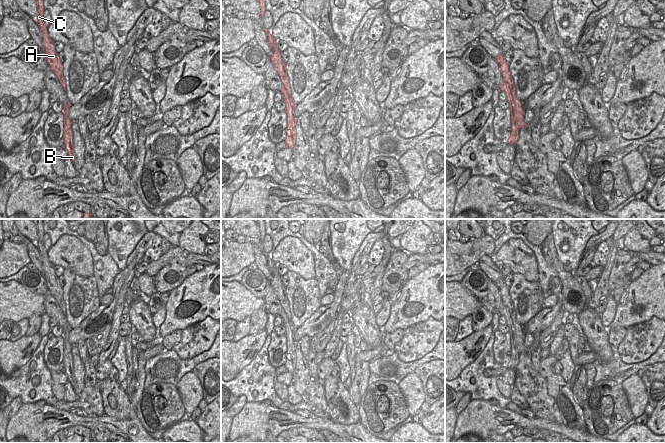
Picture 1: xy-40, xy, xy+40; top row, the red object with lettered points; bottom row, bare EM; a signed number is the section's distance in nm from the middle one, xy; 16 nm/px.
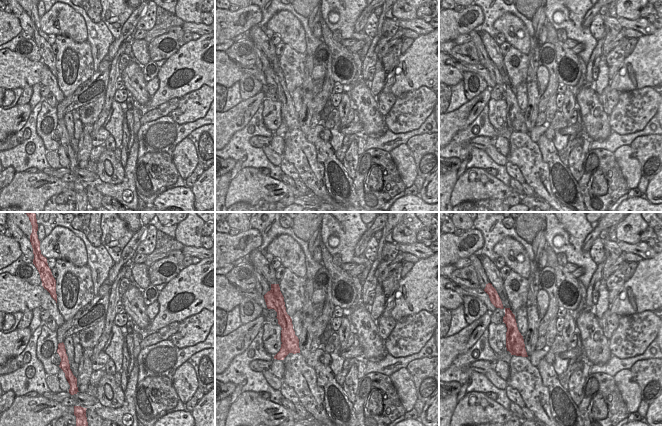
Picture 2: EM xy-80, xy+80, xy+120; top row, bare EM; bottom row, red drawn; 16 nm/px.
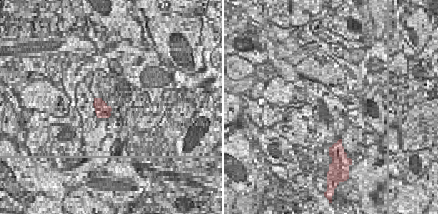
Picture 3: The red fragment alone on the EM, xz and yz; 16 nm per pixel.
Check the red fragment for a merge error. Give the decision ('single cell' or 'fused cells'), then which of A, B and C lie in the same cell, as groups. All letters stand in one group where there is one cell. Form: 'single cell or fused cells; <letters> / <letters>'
fused cells; A C / B

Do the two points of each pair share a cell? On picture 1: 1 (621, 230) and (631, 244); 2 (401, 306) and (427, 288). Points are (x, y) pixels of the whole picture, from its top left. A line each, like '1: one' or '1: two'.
1: two
2: one

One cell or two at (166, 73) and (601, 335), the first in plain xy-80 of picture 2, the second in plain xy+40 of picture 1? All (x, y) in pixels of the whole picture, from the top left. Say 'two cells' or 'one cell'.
two cells

